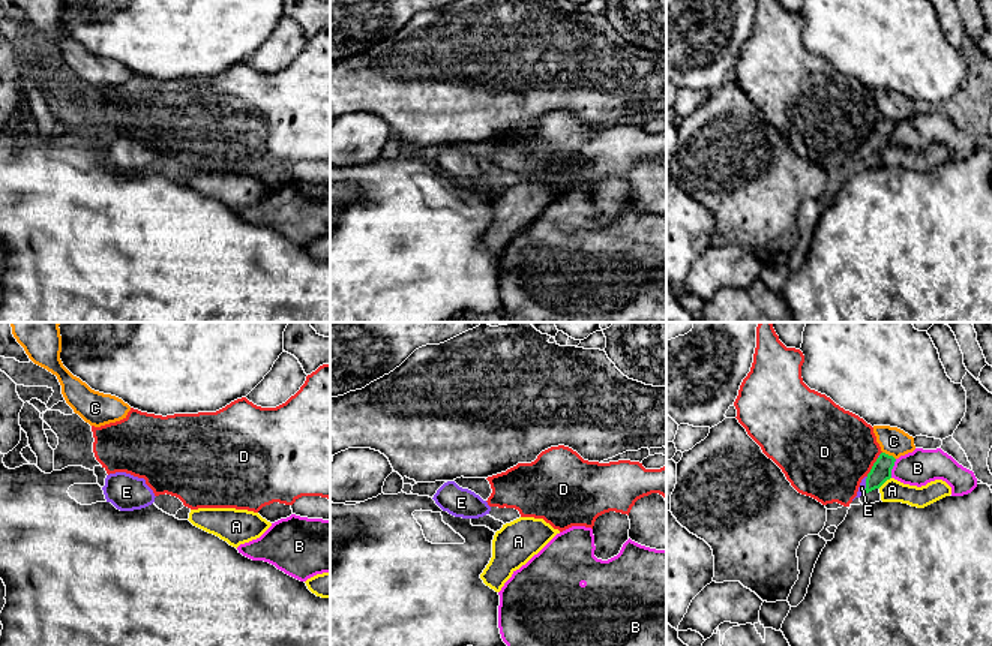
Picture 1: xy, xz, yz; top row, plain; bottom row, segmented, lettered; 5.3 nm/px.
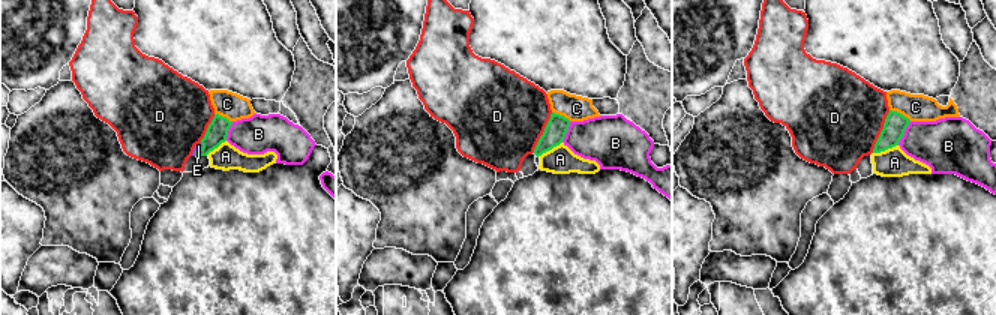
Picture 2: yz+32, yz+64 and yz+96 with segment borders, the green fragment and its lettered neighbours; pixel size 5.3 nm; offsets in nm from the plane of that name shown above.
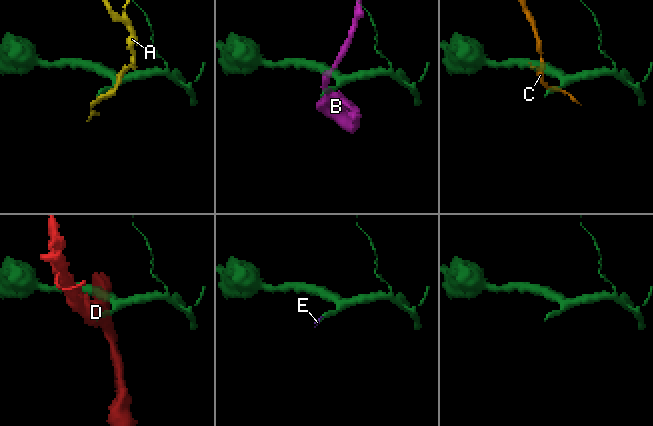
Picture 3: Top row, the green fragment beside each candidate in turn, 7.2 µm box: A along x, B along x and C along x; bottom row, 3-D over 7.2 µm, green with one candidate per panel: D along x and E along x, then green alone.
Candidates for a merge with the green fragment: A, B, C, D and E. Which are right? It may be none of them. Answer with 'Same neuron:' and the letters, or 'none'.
Same neuron: E

